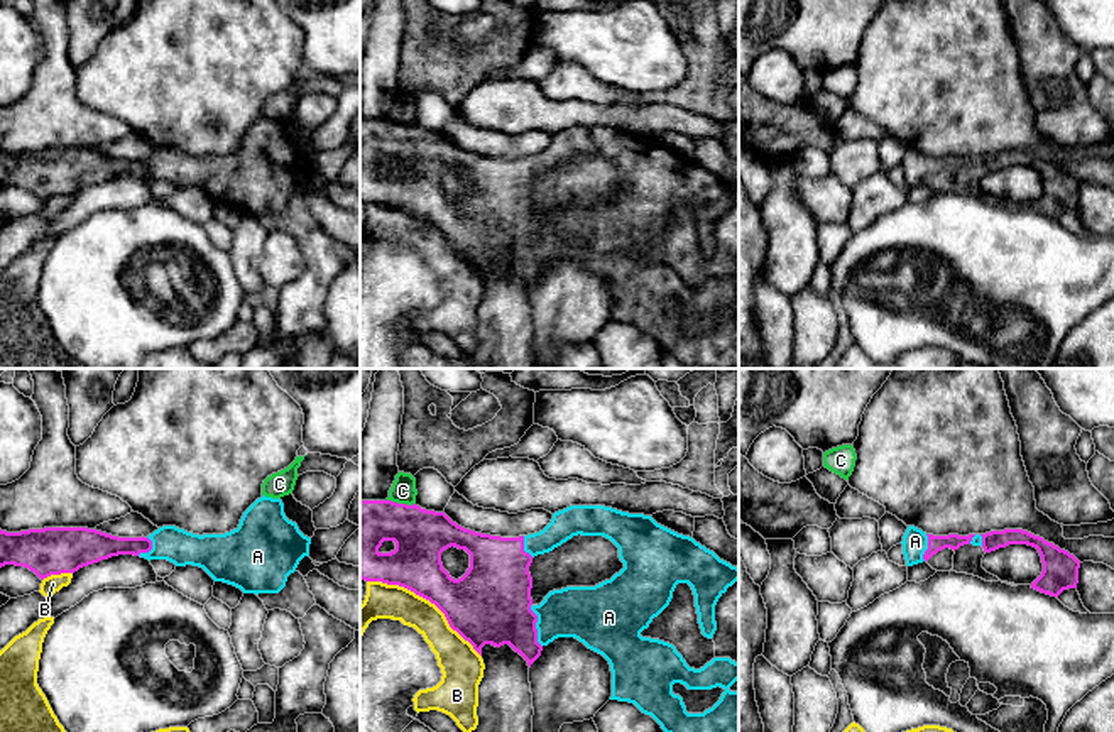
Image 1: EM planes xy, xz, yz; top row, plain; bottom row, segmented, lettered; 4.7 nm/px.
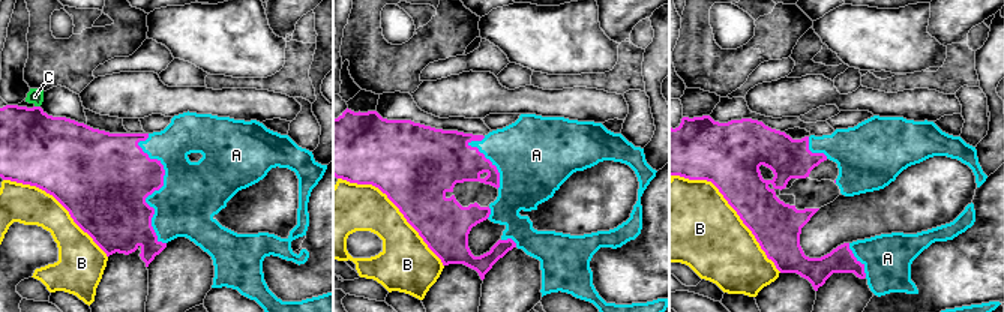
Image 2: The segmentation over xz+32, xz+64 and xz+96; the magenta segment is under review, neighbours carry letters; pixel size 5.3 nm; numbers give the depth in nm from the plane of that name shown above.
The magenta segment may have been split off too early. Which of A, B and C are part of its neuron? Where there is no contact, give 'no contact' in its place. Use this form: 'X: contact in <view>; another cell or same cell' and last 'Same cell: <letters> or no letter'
A: contact in xz; same cell
B: contact in xz; another cell
C: contact in xz; another cell
Same cell: A

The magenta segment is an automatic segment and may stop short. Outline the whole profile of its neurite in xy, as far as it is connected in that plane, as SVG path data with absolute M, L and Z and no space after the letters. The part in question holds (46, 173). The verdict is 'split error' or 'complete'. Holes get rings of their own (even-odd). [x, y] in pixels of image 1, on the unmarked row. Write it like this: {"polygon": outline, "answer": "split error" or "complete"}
{"polygon": "M262 117L242 137L237 150L225 156L193 156L176 147L162 147L147 159L118 159L88 149L44 149L20 154L0 150L0 189L24 188L41 201L51 196L74 194L83 188L118 176L134 176L145 181L167 181L176 188L199 188L215 203L240 210L243 215L279 215L299 183L309 178L311 159L284 135L281 120Z", "answer": "split error"}

